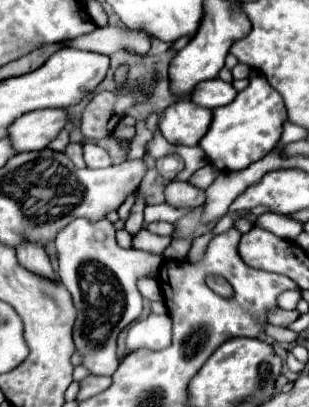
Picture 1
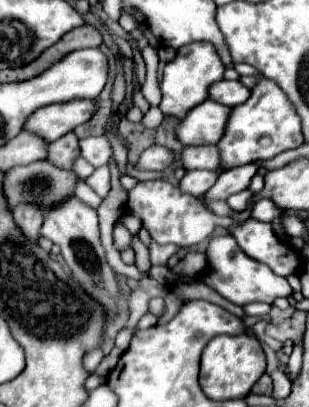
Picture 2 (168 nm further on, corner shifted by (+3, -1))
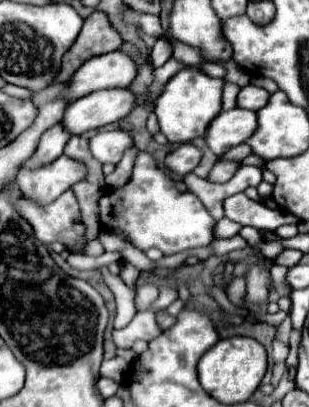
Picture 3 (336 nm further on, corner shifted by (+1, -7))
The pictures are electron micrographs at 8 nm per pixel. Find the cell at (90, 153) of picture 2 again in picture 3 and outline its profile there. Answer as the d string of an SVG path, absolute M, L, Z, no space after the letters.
M111 129L111 131L99 131L95 137L89 139L91 153L101 163L113 163L117 165L127 149L131 149L133 137L123 129Z

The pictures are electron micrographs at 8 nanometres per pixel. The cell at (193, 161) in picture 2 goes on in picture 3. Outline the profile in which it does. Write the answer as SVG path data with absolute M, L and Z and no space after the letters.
M245 143L243 145L237 145L237 147L233 147L231 151L227 151L221 159L237 159L237 161L243 161L247 155L251 155L253 151L251 151L251 147L247 147Z

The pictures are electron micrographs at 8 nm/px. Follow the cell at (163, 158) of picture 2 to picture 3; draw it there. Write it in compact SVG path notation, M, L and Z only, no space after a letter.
M185 143L185 145L181 145L179 149L175 149L173 153L167 155L165 165L167 165L171 171L175 171L175 173L187 175L187 173L191 173L191 171L199 165L201 155L203 155L203 153L201 153L195 145Z

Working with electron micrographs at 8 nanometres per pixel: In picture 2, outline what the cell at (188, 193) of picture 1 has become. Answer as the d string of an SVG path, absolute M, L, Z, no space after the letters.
M187 171L185 177L179 181L179 189L193 197L203 197L209 187L217 181L215 171Z

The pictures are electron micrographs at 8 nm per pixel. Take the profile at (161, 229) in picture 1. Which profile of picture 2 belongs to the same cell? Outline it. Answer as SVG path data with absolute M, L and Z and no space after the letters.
M139 181L131 191L127 199L127 207L133 215L141 217L143 227L149 231L151 239L159 245L175 243L179 247L191 247L201 243L203 239L211 237L213 227L221 225L225 229L231 229L235 225L241 225L239 221L233 221L231 217L219 217L205 209L201 205L201 199L181 193L175 185L167 181Z

